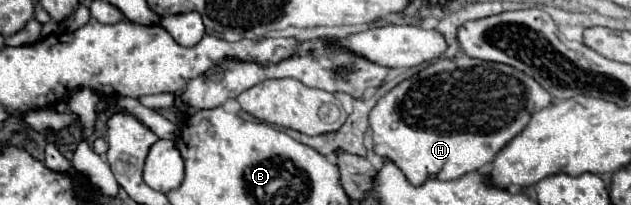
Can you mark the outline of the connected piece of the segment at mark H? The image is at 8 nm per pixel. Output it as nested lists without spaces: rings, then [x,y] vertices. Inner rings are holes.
[[[459,53],[453,59],[439,59],[439,63],[429,65],[379,99],[369,115],[373,151],[393,161],[411,185],[423,185],[423,181],[431,177],[451,181],[491,163],[499,149],[503,149],[527,125],[531,115],[549,105],[551,95],[529,75],[503,63],[479,61]]]

